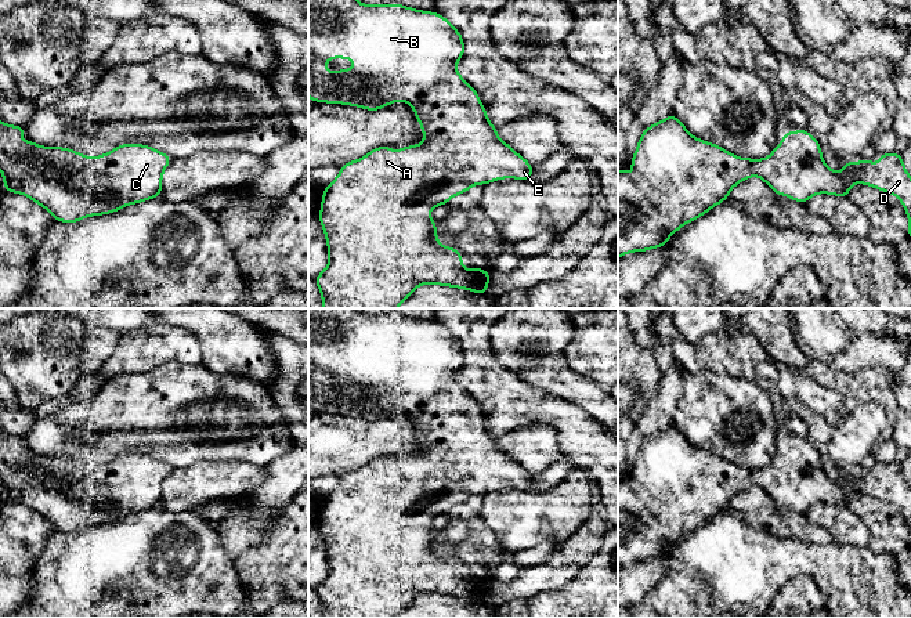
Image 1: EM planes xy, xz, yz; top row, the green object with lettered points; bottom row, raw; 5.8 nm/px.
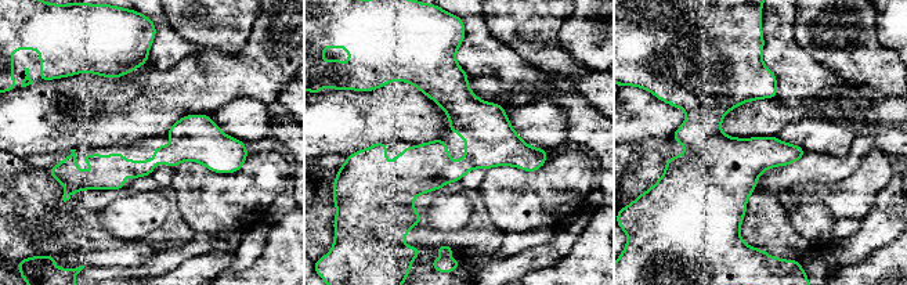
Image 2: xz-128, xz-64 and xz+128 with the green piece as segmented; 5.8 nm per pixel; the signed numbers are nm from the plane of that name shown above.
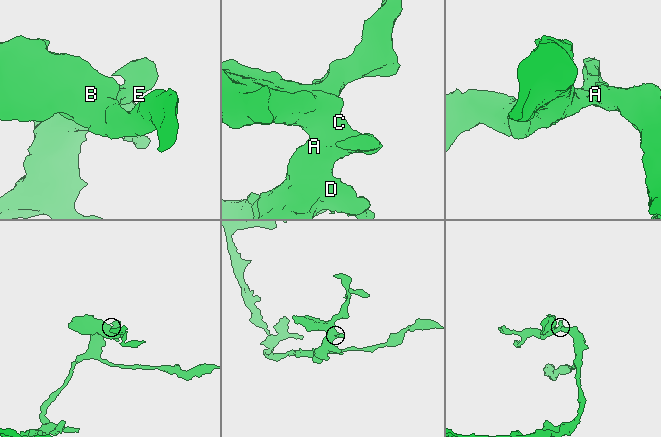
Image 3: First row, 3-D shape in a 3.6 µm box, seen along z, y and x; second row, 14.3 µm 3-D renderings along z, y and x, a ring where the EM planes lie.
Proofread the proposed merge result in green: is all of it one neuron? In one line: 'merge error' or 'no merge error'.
no merge error

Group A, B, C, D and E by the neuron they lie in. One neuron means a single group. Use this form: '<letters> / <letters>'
A B C D E

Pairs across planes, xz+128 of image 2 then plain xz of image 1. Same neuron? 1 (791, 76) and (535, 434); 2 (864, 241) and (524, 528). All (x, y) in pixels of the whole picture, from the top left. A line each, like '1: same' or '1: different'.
1: different
2: different

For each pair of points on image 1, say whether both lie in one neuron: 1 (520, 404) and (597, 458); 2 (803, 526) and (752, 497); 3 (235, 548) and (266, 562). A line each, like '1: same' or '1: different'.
1: same
2: same
3: different

